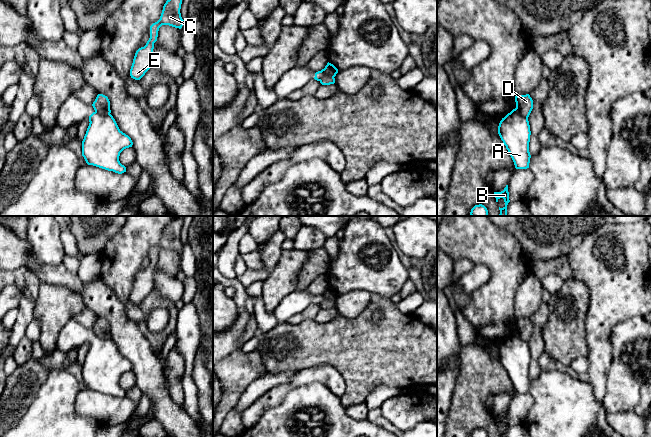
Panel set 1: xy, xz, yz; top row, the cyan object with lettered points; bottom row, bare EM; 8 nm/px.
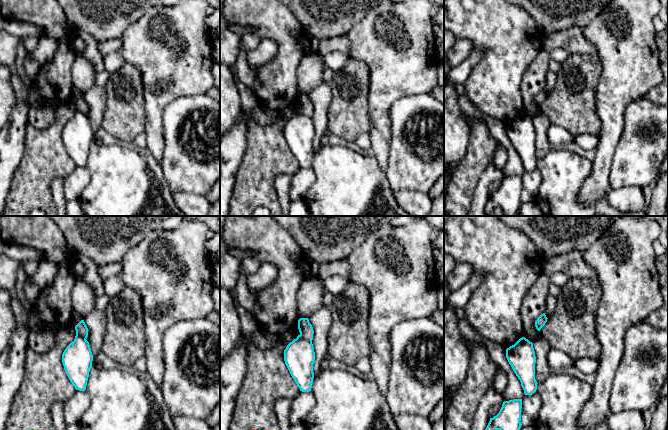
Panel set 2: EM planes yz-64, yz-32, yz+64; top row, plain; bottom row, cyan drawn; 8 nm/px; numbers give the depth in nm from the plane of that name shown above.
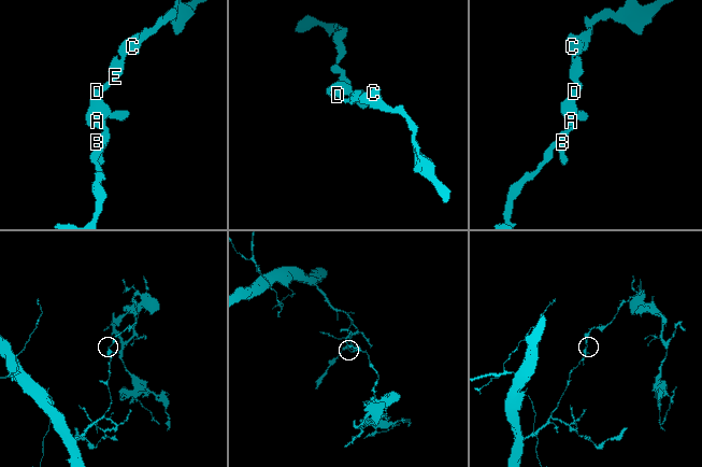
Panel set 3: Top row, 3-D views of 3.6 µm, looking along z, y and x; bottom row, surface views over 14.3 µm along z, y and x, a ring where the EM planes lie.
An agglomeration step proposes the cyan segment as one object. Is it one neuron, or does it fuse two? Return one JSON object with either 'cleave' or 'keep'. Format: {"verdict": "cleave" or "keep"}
{"verdict": "cleave"}

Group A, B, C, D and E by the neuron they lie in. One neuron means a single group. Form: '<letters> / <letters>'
A B / C D E

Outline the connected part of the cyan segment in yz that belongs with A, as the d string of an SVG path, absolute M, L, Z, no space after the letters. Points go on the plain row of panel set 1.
M517 332L499 347L498 358L508 374L516 393L527 393L530 387L530 349Z

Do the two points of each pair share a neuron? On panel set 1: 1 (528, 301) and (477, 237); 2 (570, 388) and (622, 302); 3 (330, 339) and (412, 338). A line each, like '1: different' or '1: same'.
1: different
2: different
3: same

